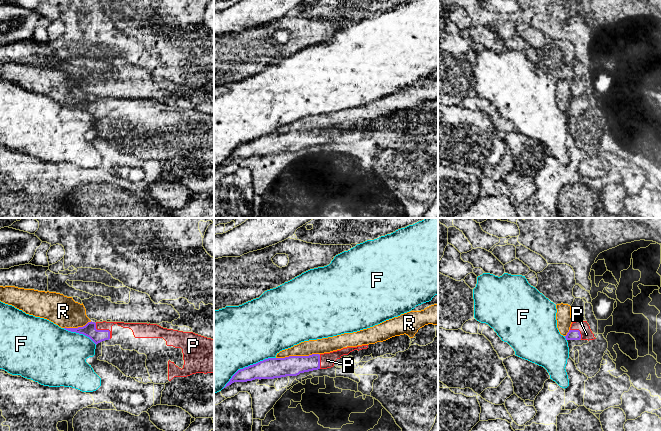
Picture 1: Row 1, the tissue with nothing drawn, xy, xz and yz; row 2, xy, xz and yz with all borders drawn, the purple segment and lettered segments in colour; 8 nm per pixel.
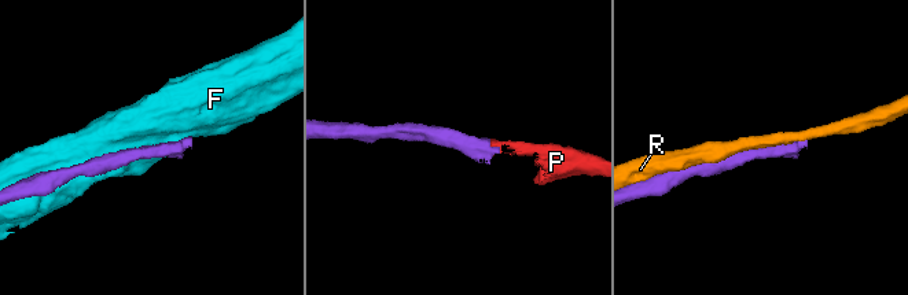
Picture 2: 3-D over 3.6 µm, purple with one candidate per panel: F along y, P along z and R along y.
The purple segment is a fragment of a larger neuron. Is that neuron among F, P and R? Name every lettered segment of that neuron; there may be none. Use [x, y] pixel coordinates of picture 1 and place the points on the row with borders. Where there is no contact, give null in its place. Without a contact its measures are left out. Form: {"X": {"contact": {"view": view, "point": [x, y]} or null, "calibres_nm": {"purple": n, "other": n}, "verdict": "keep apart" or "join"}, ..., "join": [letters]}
{"F": {"contact": {"view": "xz", "point": [248, 366]}, "calibres_nm": {"purple": 170, "other": 500}, "verdict": "keep apart"}, "P": {"contact": {"view": "xy", "point": [104, 330]}, "calibres_nm": {"purple": 110, "other": 80}, "verdict": "join"}, "R": {"contact": {"view": "xz", "point": [297, 356]}, "calibres_nm": {"purple": 170, "other": 130}, "verdict": "keep apart"}, "join": ["P"]}

